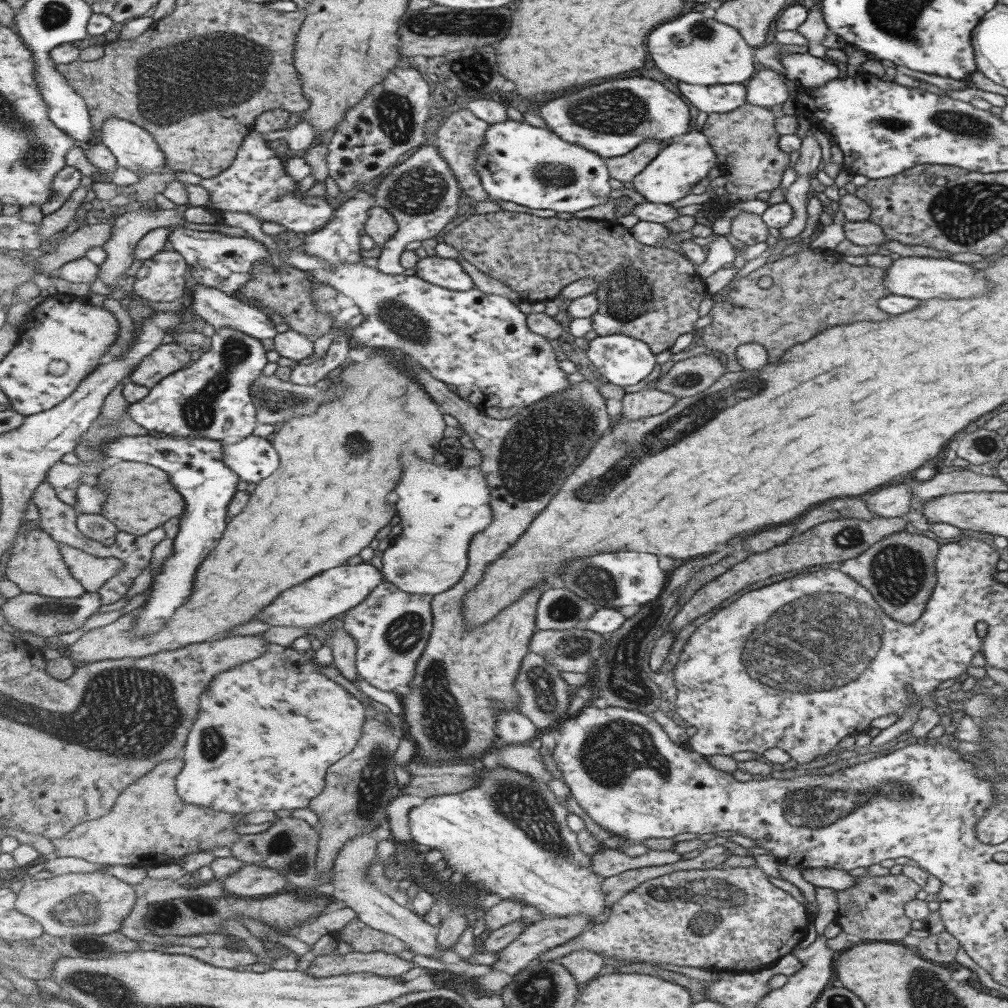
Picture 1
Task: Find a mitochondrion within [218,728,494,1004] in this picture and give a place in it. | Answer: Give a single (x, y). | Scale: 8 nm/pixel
(373, 786)

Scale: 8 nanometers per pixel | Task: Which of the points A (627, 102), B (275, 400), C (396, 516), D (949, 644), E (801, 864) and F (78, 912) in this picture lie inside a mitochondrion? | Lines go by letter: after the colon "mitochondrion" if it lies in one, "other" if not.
A: mitochondrion
B: mitochondrion
C: other
D: other
E: other
F: mitochondrion

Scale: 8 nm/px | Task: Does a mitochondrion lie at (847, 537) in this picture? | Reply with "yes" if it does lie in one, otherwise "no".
yes

